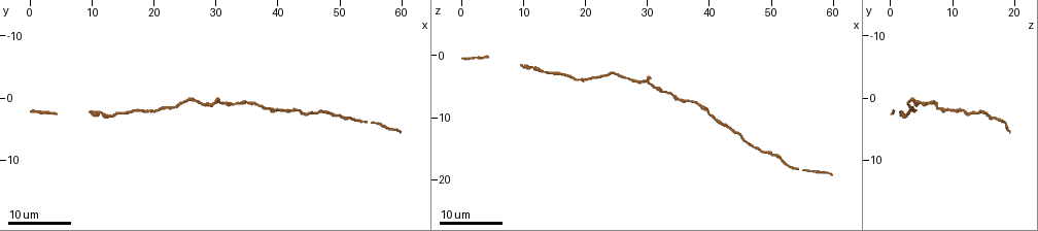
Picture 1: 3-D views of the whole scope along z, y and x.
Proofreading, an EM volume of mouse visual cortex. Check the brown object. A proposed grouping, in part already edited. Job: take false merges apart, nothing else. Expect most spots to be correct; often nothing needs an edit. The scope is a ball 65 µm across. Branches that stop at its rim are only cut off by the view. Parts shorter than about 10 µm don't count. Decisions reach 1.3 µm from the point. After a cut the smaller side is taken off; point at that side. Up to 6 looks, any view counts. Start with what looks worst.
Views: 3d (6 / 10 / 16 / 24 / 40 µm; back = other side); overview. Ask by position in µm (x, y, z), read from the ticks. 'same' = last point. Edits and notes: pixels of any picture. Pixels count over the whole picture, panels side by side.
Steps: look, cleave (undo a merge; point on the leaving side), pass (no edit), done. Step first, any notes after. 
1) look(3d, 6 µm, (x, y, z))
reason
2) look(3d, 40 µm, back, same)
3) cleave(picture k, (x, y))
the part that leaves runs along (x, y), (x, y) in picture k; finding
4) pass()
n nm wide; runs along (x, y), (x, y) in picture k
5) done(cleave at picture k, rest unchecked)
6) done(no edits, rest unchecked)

look(3d, 24 µm, (36.5, 1.0, 7.5))
sudden change in width

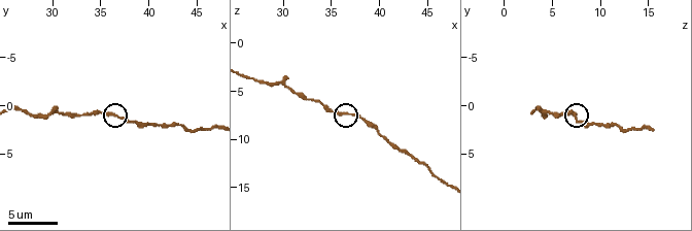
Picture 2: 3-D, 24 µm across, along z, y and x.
look(3d, 10 µm, (36.0, 0.8, 7.2))

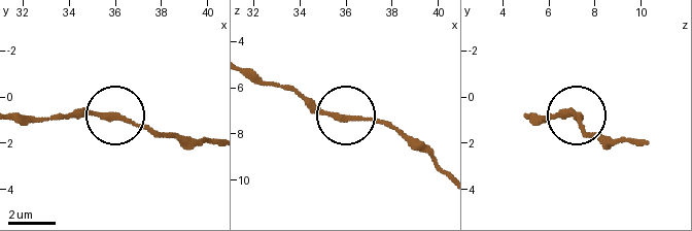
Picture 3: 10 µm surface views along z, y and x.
look(3d, 10 µm, back, (36.0, 0.9, 7.4))
from behind

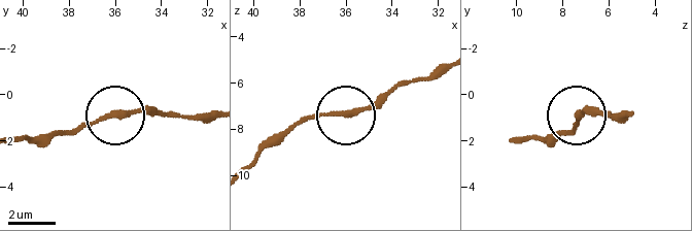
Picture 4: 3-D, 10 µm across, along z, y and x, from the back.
pass()
220 nm wide; runs along (213, 114), (107, 114), (56, 133) in picture 4; continuous, no second cell

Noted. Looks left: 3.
look(3d, 24 µm, (13.0, 3.0, 2.5))
sudden change in width

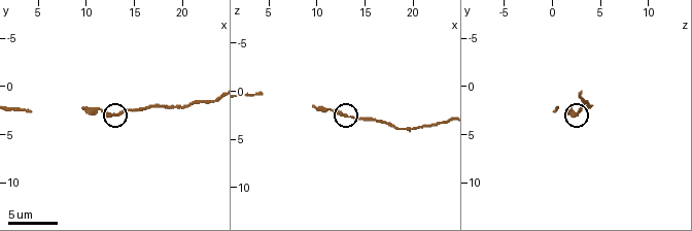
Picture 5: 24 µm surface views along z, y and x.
look(3d, 10 µm, (12.8, 3.2, 2.4))

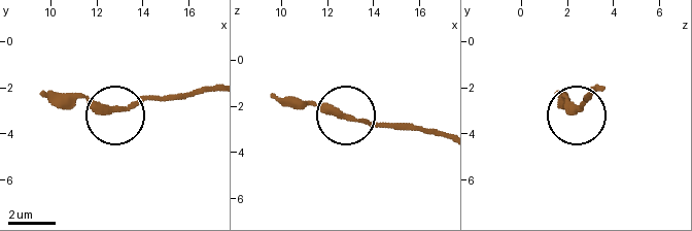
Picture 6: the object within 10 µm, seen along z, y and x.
pass()
one cell here

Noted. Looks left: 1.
look(3d, 16 µm, (31.0, 0.8, 5.0))

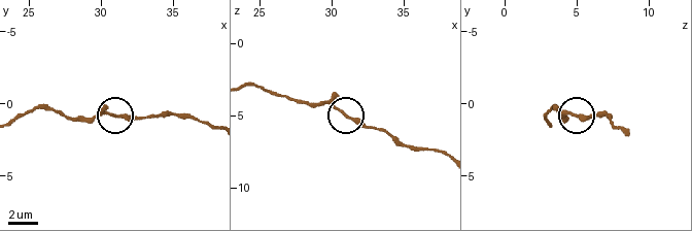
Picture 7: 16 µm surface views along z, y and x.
pass()
240 nm wide; runs along (351, 120), (326, 103), (302, 102) in picture 7; all the same cell

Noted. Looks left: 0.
done(no edits, rest unchecked)

